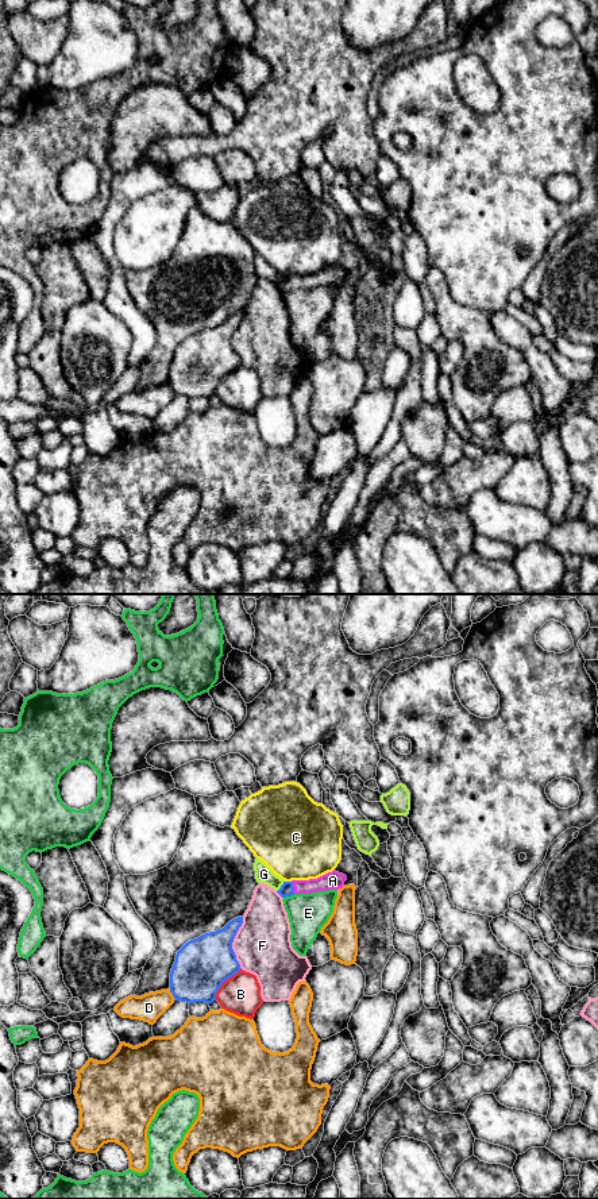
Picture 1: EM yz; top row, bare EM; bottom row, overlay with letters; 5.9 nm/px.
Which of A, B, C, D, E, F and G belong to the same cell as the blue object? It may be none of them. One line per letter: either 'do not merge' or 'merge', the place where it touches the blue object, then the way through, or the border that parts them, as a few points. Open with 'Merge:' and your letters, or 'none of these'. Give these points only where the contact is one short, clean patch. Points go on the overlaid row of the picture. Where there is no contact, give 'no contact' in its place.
Merge: A
A: merge; meets blue in yz at (293, 887); runs through yz (286, 889), (293, 887), (308, 887), (332, 881)
B: do not merge; meets blue in yz at (223, 982)
C: do not merge; meets blue in yz at (288, 882); border along yz (285, 881), (290, 882)
D: do not merge; meets blue in yz at (172, 993)
E: do not merge; meets blue in yz at (289, 895); border along yz (294, 894), (284, 898)
F: do not merge; meets blue in yz at (232, 941)
G: do not merge; meets blue in yz at (281, 886); border along yz (284, 881), (277, 891)

